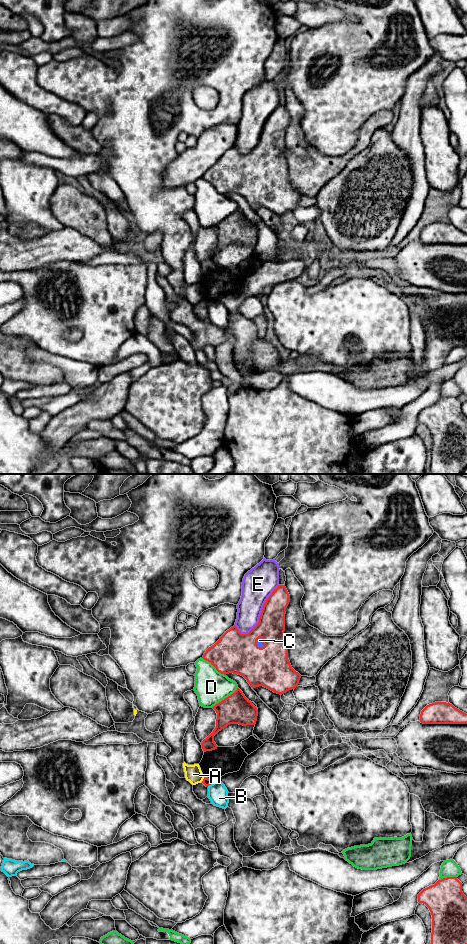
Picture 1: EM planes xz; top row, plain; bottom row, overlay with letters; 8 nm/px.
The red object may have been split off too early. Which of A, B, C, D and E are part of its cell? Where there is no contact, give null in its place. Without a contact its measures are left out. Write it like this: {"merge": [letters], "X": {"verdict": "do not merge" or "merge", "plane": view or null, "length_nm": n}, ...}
{"merge": ["C"], "A": {"verdict": "do not merge", "plane": "xz", "length_nm": 40}, "B": {"verdict": "do not merge", "plane": "xz", "length_nm": 80}, "C": {"verdict": "merge", "plane": "xz", "length_nm": 100}, "D": {"verdict": "do not merge", "plane": "xz", "length_nm": 280}, "E": {"verdict": "do not merge", "plane": "xz", "length_nm": 500}}

